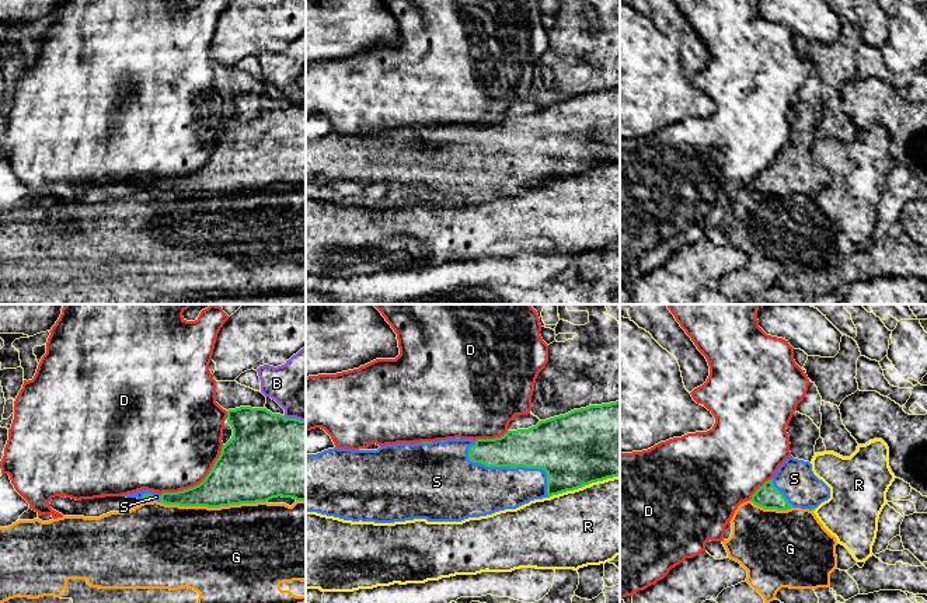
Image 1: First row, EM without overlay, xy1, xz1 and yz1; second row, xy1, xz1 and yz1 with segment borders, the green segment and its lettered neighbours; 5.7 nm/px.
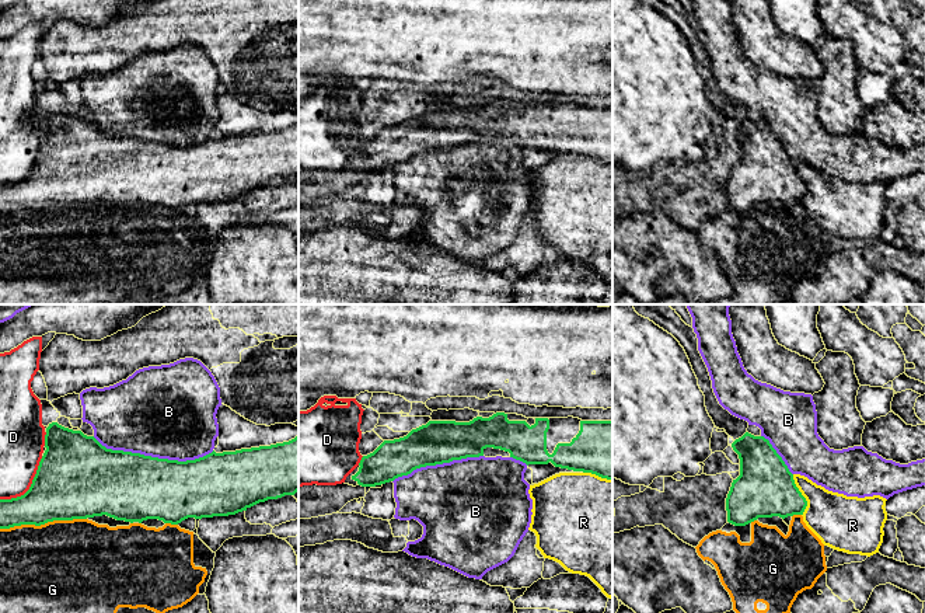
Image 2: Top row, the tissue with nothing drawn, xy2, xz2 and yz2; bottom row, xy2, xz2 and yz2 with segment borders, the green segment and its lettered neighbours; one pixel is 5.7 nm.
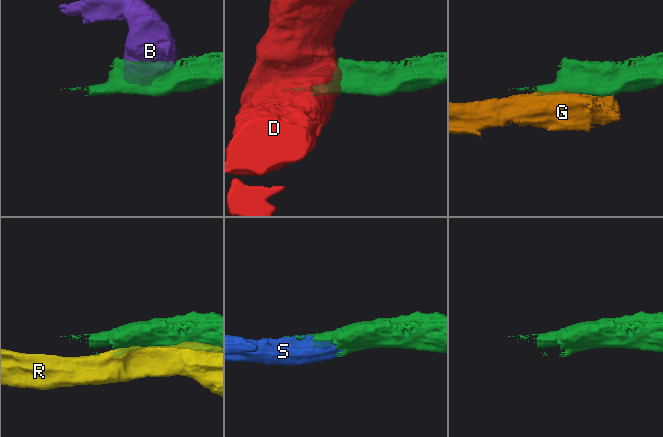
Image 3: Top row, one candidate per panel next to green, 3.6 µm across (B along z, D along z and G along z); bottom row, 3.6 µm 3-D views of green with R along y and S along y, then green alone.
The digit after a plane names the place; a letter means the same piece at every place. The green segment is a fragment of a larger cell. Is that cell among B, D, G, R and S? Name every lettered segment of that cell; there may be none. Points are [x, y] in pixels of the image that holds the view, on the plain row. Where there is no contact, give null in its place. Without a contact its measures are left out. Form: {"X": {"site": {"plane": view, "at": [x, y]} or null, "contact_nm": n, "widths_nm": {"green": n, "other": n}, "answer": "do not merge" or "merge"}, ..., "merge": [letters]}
{"B": {"site": {"plane": "xy2", "at": [153, 143]}, "contact_nm": 700, "widths_nm": {"green": 400, "other": 480}, "answer": "do not merge"}, "D": {"site": {"plane": "xy1", "at": [201, 168]}, "contact_nm": 460, "widths_nm": {"green": 340, "other": 480}, "answer": "do not merge"}, "G": {"site": {"plane": "xy1", "at": [213, 192]}, "contact_nm": 600, "widths_nm": {"green": 340, "other": 500}, "answer": "do not merge"}, "R": {"site": {"plane": "xz1", "at": [582, 171]}, "contact_nm": 440, "widths_nm": {"green": 420, "other": 460}, "answer": "do not merge"}, "S": {"site": {"plane": "xz1", "at": [513, 153]}, "contact_nm": 550, "widths_nm": {"green": 280, "other": 300}, "answer": "merge"}, "merge": ["S"]}

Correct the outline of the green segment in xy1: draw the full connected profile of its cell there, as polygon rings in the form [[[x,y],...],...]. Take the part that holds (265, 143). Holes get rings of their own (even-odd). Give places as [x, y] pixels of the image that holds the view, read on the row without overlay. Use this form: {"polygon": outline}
{"polygon": [[[251,93],[229,95],[226,105],[233,122],[201,170],[178,178],[142,175],[122,182],[208,194],[278,182],[306,187],[306,107]]]}

